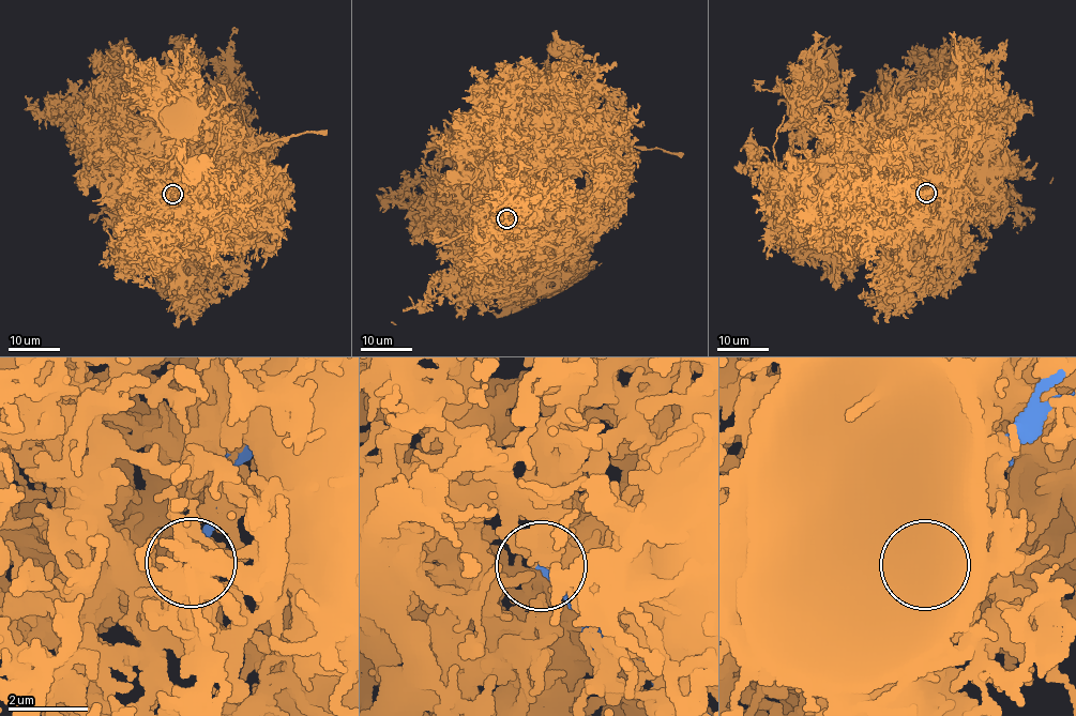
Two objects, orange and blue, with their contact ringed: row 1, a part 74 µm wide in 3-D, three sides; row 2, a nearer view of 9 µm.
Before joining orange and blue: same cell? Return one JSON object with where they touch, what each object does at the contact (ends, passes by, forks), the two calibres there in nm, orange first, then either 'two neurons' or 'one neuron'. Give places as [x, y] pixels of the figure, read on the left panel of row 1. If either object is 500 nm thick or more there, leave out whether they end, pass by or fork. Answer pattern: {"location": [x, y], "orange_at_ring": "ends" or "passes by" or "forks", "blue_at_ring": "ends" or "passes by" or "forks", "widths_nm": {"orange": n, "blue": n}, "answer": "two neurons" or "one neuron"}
{"location": [172, 194], "orange_at_ring": "ends", "blue_at_ring": "ends", "widths_nm": {"orange": 260, "blue": 160}, "answer": "two neurons"}

